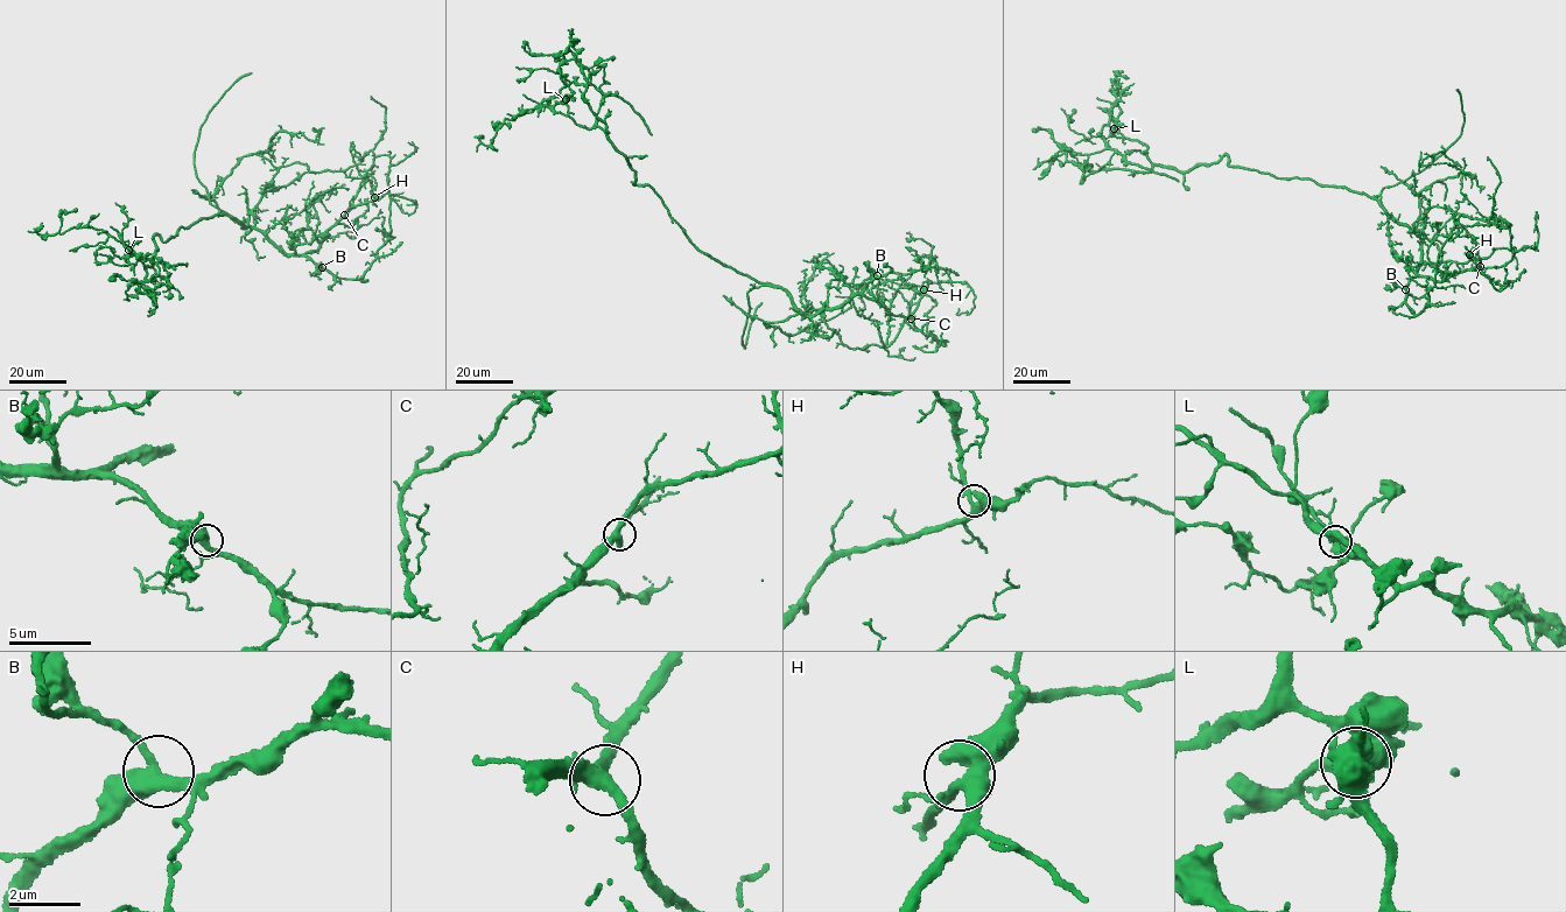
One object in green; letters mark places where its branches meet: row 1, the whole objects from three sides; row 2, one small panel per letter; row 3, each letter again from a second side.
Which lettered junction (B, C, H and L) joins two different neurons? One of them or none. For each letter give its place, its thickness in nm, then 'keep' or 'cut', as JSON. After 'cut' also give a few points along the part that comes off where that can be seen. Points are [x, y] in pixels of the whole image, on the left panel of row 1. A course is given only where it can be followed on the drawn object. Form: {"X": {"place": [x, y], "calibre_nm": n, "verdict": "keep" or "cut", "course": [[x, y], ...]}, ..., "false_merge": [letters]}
{"B": {"place": [322, 267], "calibre_nm": 400, "verdict": "keep"}, "C": {"place": [344, 215], "calibre_nm": 340, "verdict": "keep"}, "H": {"place": [374, 197], "calibre_nm": 400, "verdict": "keep"}, "L": {"place": [128, 250], "calibre_nm": 400, "verdict": "cut", "course": [[130, 250], [149, 259], [160, 273], [154, 279], [142, 282], [110, 276], [111, 281], [116, 279]]}, "false_merge": ["L"]}

